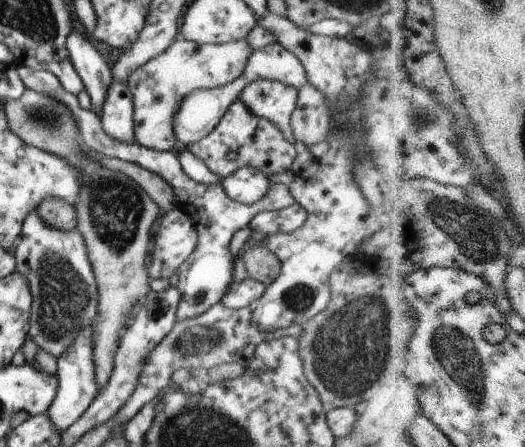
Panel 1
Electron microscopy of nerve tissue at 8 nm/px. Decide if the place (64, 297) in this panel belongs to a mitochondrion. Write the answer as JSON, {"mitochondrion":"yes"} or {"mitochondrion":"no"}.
{"mitochondrion":"yes"}

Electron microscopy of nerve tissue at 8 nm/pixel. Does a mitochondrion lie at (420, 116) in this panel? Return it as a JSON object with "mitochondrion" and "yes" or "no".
{"mitochondrion":"yes"}

